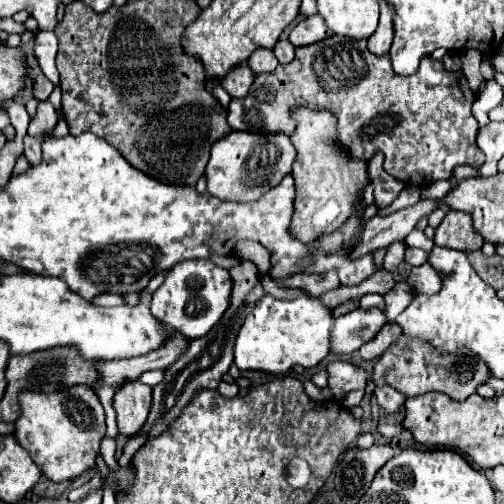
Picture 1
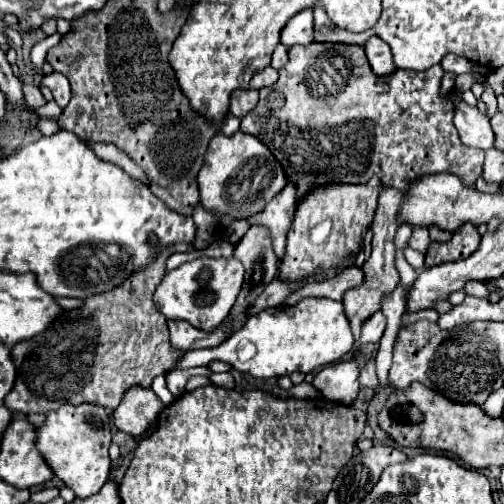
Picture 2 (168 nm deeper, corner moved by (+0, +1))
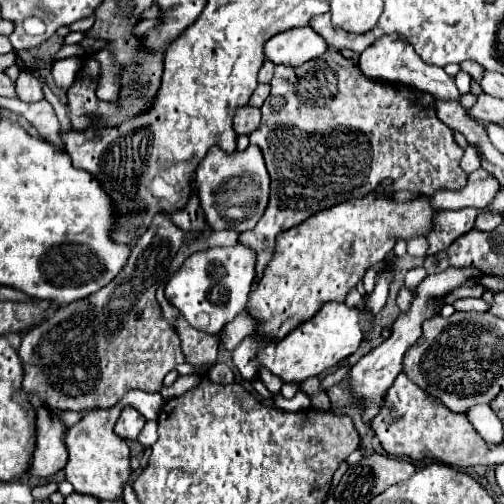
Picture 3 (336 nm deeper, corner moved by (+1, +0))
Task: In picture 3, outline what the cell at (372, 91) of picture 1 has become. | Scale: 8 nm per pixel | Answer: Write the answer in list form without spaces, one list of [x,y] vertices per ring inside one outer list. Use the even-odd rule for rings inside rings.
[[[327,49],[321,57],[313,59],[313,61],[307,61],[303,65],[303,69],[299,67],[291,67],[291,65],[277,65],[275,69],[275,75],[271,79],[271,95],[269,99],[263,103],[261,107],[261,113],[263,113],[263,125],[259,125],[259,129],[255,129],[255,133],[249,135],[249,141],[259,145],[259,149],[263,151],[263,157],[265,157],[265,163],[267,163],[267,171],[271,175],[271,199],[269,199],[269,207],[267,211],[263,213],[263,217],[259,219],[259,223],[255,225],[255,229],[247,231],[247,233],[241,233],[239,235],[239,243],[241,245],[247,245],[249,249],[255,249],[255,281],[253,281],[253,287],[257,285],[259,277],[263,275],[265,271],[265,265],[269,265],[273,253],[275,253],[275,241],[277,241],[277,235],[283,231],[283,229],[291,229],[295,225],[299,225],[301,221],[305,221],[307,217],[311,217],[313,213],[321,211],[321,209],[327,209],[331,205],[337,205],[341,201],[347,201],[347,199],[355,199],[355,197],[363,197],[367,195],[369,191],[375,191],[377,185],[383,181],[383,179],[393,179],[393,185],[391,189],[393,191],[417,191],[417,193],[423,193],[423,195],[431,195],[439,189],[463,189],[463,185],[467,183],[467,175],[463,173],[463,169],[459,167],[459,161],[463,157],[463,147],[457,145],[457,141],[453,139],[453,131],[443,125],[443,121],[439,121],[435,109],[431,109],[431,101],[435,101],[435,97],[431,97],[429,93],[423,93],[423,97],[415,97],[415,93],[411,93],[411,89],[415,87],[409,87],[409,85],[403,85],[403,89],[395,89],[395,85],[391,83],[383,83],[383,81],[373,81],[369,77],[363,75],[363,71],[359,69],[359,65],[347,57],[343,57],[339,51],[335,49]]]

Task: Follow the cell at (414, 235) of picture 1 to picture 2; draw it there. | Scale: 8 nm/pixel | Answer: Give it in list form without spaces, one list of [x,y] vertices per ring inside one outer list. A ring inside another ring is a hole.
[[[472,280],[466,284],[463,288],[464,292],[468,295],[475,297],[487,298],[489,297],[489,290],[483,282]]]

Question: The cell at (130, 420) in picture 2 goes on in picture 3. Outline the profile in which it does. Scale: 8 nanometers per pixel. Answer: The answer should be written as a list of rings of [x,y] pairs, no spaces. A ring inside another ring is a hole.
[[[123,407],[121,409],[121,415],[115,423],[115,433],[121,437],[121,439],[137,439],[139,431],[143,429],[145,425],[145,417],[137,411],[137,409],[131,409],[131,407]]]

